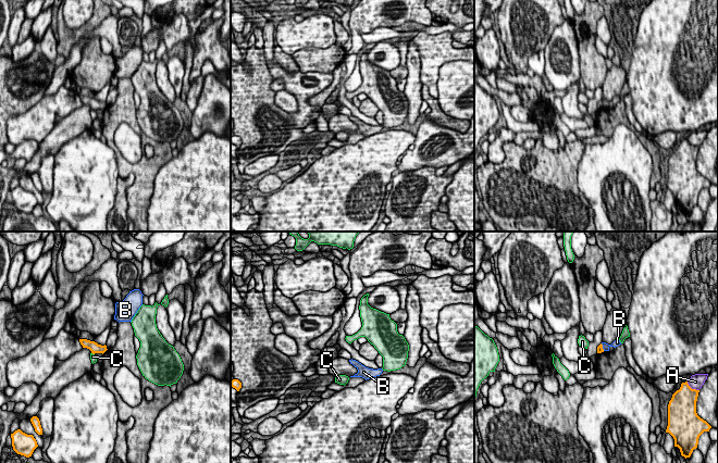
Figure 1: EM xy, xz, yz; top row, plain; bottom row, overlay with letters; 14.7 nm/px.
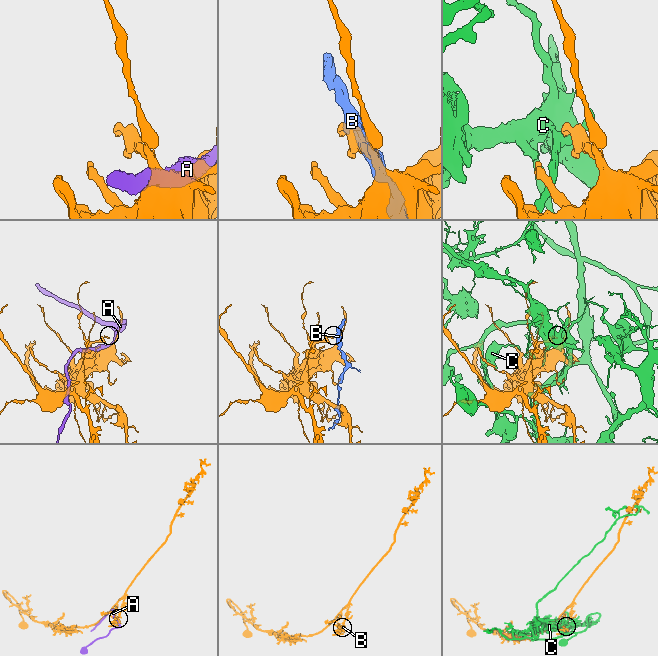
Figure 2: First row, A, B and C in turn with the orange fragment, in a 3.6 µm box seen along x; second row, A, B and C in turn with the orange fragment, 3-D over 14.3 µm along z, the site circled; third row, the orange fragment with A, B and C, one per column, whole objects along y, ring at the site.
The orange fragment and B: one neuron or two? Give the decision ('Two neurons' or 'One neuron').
Two neurons

